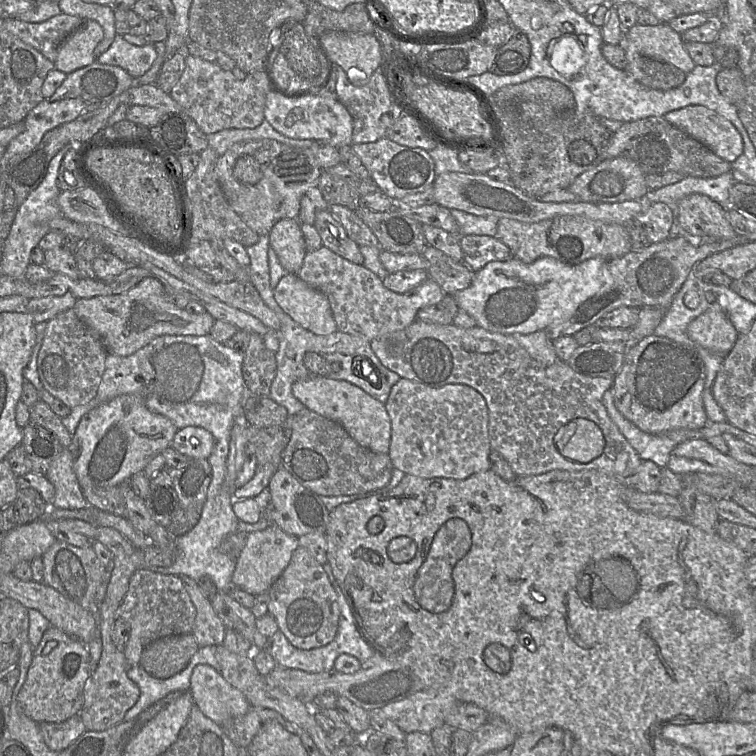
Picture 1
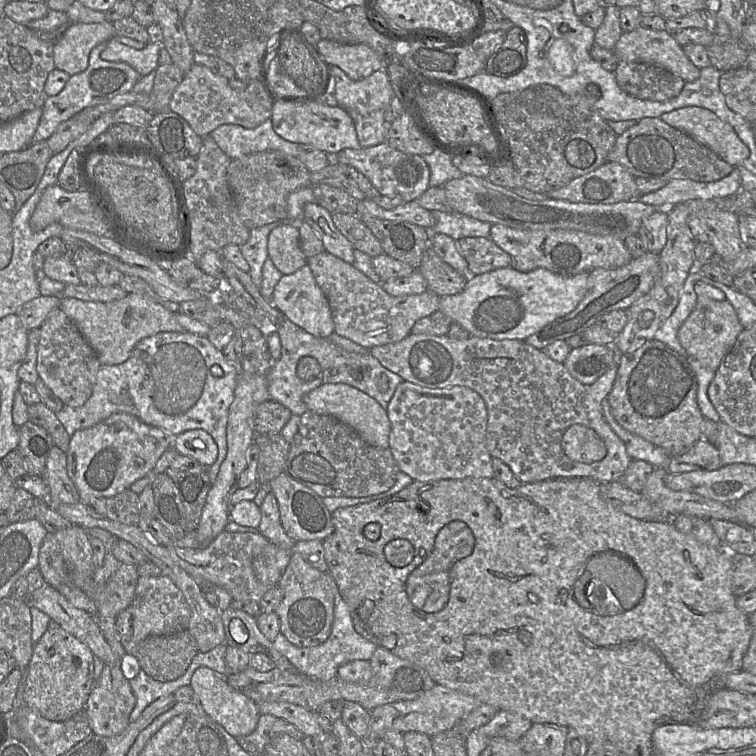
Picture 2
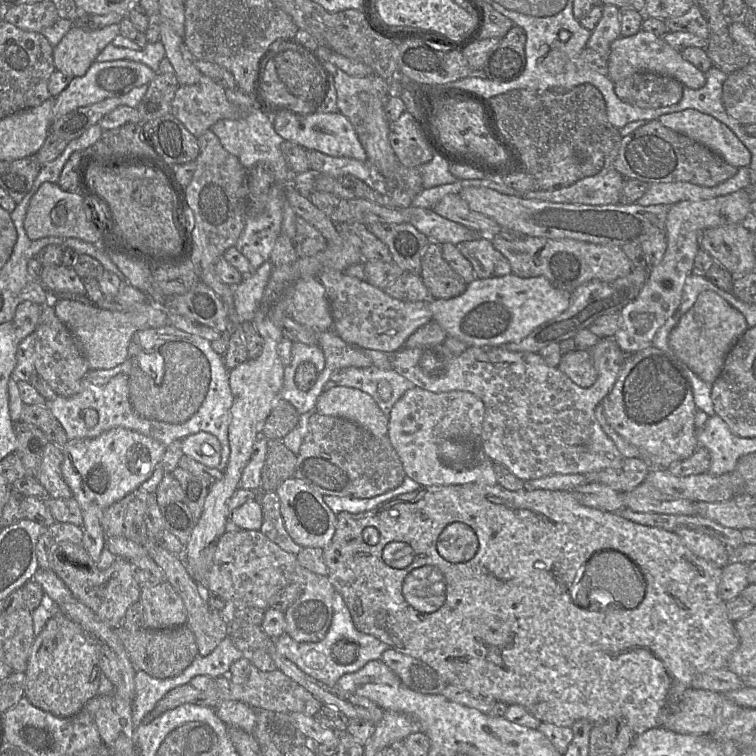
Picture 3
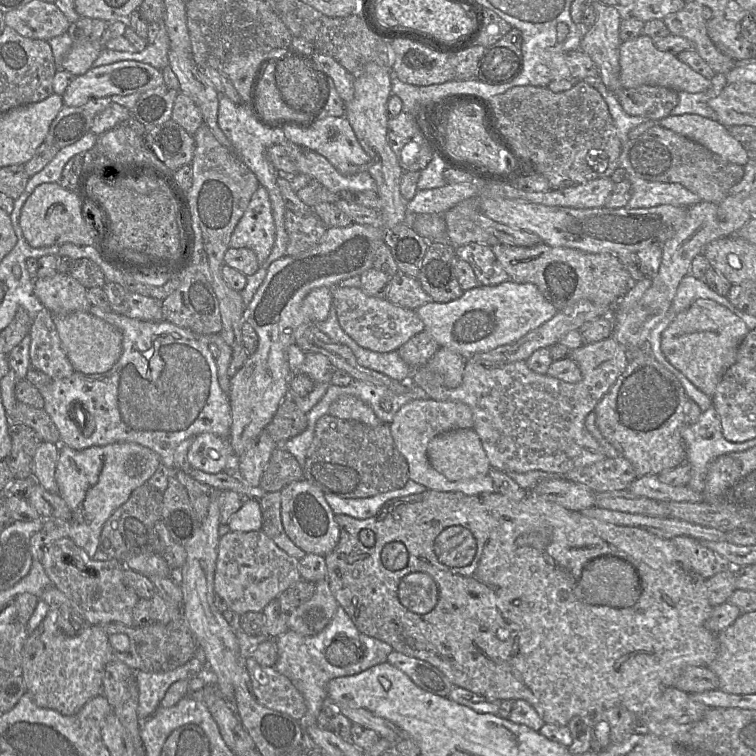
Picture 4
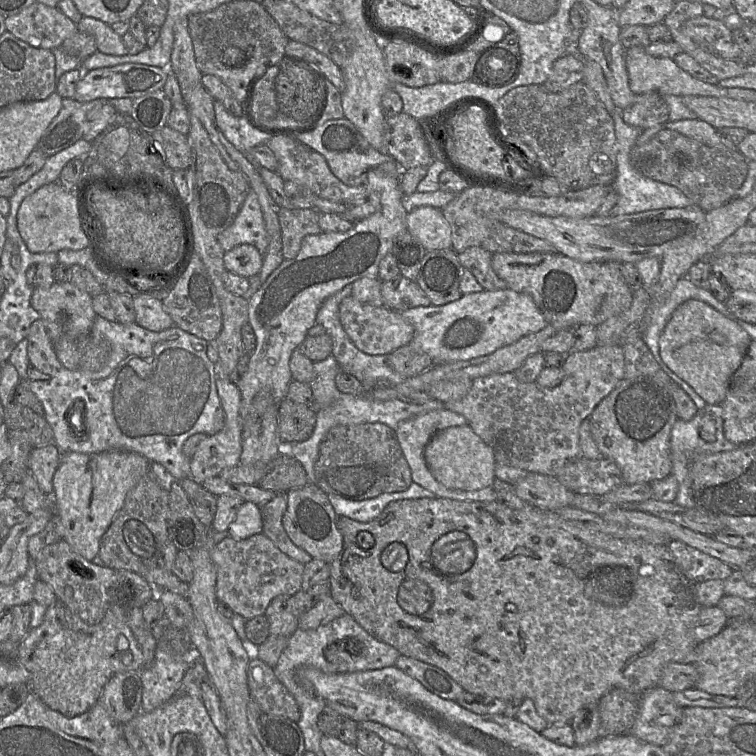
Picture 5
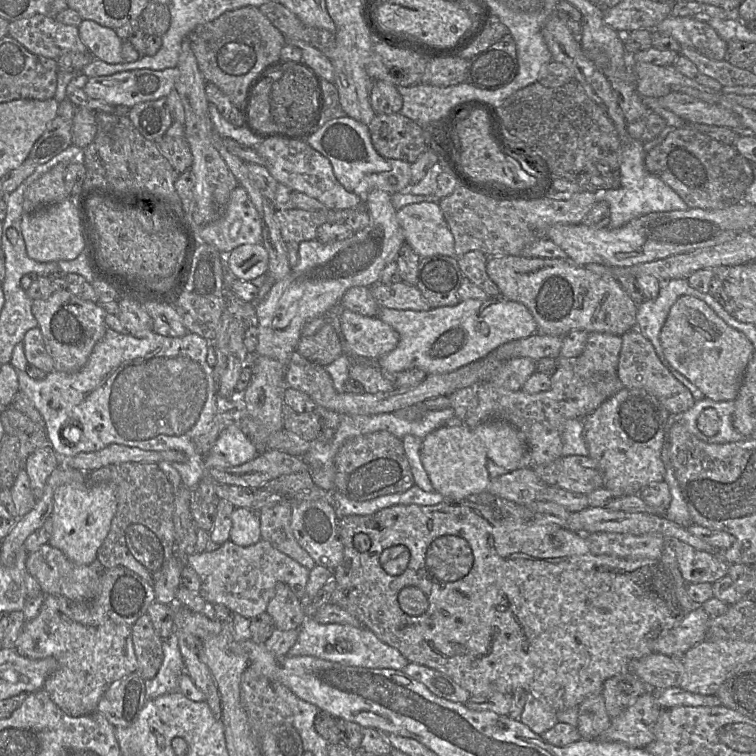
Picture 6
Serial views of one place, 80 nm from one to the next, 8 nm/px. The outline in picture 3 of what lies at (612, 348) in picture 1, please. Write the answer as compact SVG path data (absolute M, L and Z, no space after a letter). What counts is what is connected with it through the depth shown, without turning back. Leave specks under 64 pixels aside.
M575 350L562 356L557 368L580 387L590 387L597 379L597 370L588 350Z

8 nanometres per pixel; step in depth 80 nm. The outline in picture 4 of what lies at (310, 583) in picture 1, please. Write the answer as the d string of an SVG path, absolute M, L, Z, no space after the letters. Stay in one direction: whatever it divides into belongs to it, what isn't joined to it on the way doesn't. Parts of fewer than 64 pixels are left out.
M328 580L318 581L312 598L288 614L289 630L303 636L314 636L328 625L338 606Z

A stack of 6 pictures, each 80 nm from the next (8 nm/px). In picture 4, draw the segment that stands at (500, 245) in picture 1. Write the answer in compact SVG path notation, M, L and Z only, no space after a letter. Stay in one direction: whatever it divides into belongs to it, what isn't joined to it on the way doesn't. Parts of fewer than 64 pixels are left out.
M476 242L456 247L456 255L472 267L484 286L495 286L509 280L491 247Z

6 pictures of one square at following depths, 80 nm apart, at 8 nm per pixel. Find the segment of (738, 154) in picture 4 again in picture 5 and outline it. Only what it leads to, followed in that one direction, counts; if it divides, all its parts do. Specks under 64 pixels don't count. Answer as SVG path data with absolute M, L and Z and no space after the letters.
M684 119L680 121L668 121L665 127L678 133L699 141L709 147L725 146L737 149L734 144L725 141L718 131L710 124L700 119Z

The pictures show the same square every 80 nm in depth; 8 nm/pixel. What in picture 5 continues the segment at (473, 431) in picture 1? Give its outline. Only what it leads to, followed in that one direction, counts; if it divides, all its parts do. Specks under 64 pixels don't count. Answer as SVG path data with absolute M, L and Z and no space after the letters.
M446 408L432 410L425 414L418 415L414 418L404 420L401 423L399 423L397 429L395 430L395 434L399 441L401 450L411 469L412 481L420 485L421 487L433 492L438 497L481 502L494 501L497 498L493 487L486 487L480 490L472 491L449 489L435 479L435 477L433 476L429 467L426 464L424 458L424 449L427 443L432 438L432 436L440 430L462 425L467 425L466 418Z

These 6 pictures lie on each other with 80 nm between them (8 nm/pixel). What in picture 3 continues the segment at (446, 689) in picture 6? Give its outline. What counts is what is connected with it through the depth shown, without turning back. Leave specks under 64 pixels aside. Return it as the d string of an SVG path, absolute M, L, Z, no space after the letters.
M389 648L380 659L410 690L421 694L441 694L448 685L425 662Z

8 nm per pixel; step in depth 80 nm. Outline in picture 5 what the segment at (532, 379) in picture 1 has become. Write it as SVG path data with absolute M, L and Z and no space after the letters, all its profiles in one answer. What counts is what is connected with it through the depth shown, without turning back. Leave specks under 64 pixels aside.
M622 344L616 345L596 345L590 350L586 351L571 351L565 355L565 359L561 365L564 373L563 380L555 387L546 388L539 386L534 382L520 382L513 372L507 372L502 374L493 374L489 376L478 377L472 380L472 386L468 394L458 401L443 402L444 407L453 412L456 412L464 416L467 420L467 424L472 430L489 446L493 448L494 458L497 465L507 465L514 468L522 469L527 472L541 473L544 475L555 476L557 472L565 466L569 461L580 457L579 446L579 428L582 421L587 418L595 409L595 407L609 395L617 384L625 378L625 363L624 363L624 351Z

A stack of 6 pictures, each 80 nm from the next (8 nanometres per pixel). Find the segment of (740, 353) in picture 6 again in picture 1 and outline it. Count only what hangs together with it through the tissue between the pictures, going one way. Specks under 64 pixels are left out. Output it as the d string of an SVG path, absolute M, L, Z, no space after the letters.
M715 302L689 323L687 334L693 343L720 356L727 356L738 338L727 314Z

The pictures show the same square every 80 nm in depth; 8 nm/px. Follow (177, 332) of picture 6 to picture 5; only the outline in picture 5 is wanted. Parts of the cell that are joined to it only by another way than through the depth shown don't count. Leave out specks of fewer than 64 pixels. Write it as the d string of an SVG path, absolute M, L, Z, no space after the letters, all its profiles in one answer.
M151 295L133 297L133 306L135 323L147 330L160 332L175 326L170 315L164 310L162 301Z

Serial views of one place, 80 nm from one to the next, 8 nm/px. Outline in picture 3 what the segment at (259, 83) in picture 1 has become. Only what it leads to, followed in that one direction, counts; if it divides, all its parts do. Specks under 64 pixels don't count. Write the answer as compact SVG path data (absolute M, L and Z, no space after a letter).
M203 74L198 83L179 86L170 113L197 138L219 120L241 118L241 110L227 99L225 89Z

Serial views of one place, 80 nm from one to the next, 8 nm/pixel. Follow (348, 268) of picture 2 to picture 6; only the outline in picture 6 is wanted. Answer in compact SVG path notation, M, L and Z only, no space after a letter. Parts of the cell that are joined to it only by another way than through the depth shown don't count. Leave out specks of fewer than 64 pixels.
M341 309L339 320L342 352L350 357L377 360L399 342L398 332L376 316L363 316Z

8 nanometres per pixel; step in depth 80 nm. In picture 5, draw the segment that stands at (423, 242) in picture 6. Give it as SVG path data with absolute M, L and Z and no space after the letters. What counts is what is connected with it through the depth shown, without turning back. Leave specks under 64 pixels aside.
M421 206L407 214L407 230L426 251L452 248L451 228L442 209Z

